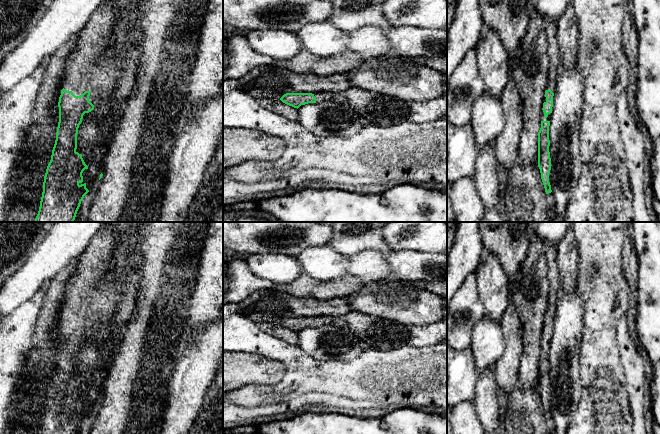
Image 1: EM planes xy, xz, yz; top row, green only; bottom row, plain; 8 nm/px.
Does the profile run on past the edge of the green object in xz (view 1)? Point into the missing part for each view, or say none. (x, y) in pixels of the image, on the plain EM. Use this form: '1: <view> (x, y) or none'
1: xz (320, 320)

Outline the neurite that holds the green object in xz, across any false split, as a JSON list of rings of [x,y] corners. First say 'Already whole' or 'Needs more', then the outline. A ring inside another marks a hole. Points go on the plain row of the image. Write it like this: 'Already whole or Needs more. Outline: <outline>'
Needs more. Outline: [[[333,316],[286,317],[280,322],[280,324],[297,333],[308,327],[318,327],[326,324],[337,327],[347,327],[347,322],[344,317]]]

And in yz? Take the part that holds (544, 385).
Needs more. Outline: [[[546,246],[547,276],[549,279],[548,306],[543,323],[541,335],[541,352],[538,356],[538,391],[546,418],[551,414],[551,382],[549,376],[549,350],[553,331],[553,320],[557,310],[558,296],[560,293],[559,270],[556,263],[557,246]]]

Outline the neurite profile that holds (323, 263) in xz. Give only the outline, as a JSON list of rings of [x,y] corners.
[[[325,246],[310,247],[297,257],[302,273],[321,281],[339,279],[348,275],[349,257]]]

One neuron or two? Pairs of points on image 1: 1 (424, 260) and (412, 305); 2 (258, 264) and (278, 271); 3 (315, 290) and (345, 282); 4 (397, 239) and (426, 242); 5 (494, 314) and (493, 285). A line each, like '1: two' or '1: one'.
1: two
2: one
3: one
4: one
5: one

